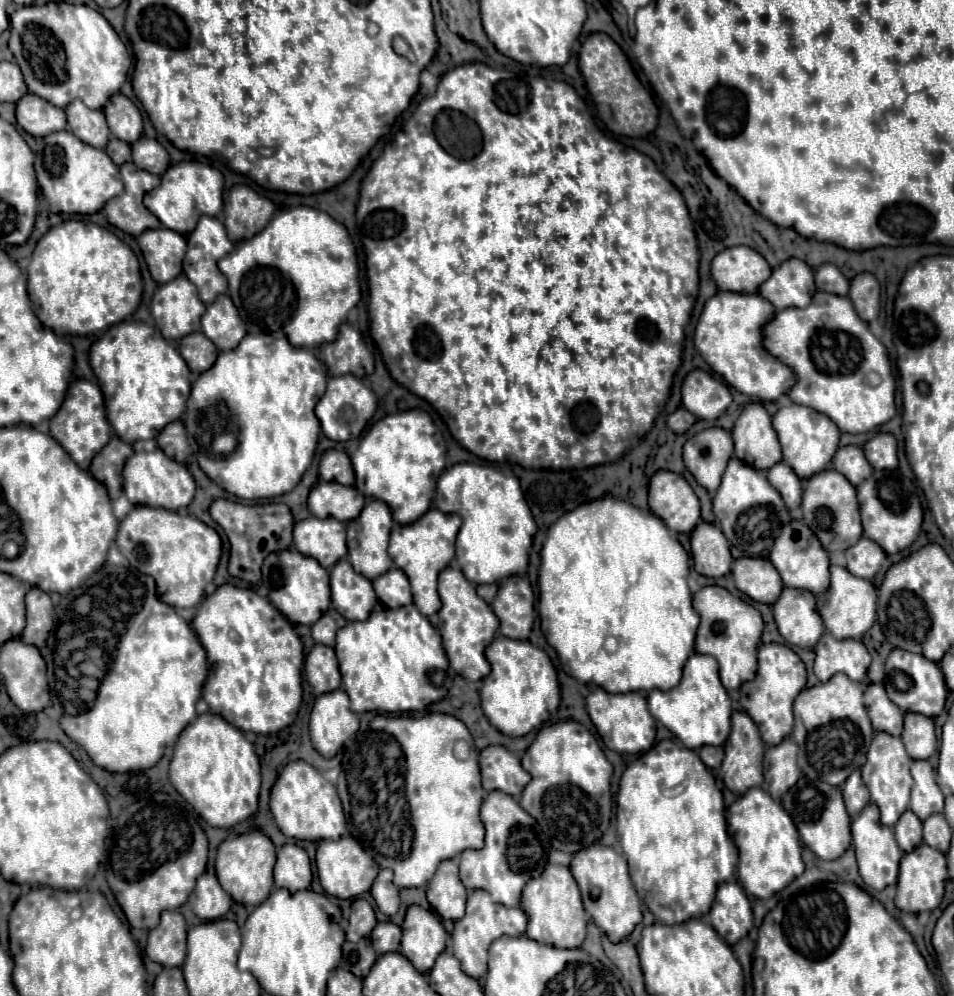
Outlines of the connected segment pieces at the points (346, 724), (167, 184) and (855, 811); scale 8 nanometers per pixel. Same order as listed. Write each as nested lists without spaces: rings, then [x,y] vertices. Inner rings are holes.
[[[344,690],[322,694],[310,714],[312,746],[324,756],[334,758],[342,744],[358,732],[358,716],[350,710],[350,698]]]
[[[180,162],[170,166],[162,176],[160,188],[154,188],[144,198],[144,206],[162,222],[164,228],[170,228],[178,234],[190,234],[198,224],[200,216],[220,216],[222,212],[222,188],[224,178],[220,170],[202,162]]]
[[[854,770],[854,774],[844,782],[842,796],[844,796],[844,802],[846,802],[848,814],[852,818],[856,818],[862,812],[862,808],[870,802],[870,792],[868,792],[866,784],[862,782],[860,770]]]

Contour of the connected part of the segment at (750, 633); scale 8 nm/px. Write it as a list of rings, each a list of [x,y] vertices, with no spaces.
[[[706,586],[694,594],[694,610],[700,614],[700,628],[696,634],[696,652],[710,654],[720,664],[720,680],[726,690],[736,690],[746,678],[754,678],[756,650],[762,634],[762,616],[760,612],[744,602],[742,598],[732,596],[726,588]]]

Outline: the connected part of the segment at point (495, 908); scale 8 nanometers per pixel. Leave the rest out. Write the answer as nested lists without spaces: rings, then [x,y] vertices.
[[[474,890],[468,896],[468,904],[466,904],[466,916],[460,918],[458,922],[454,922],[454,930],[452,930],[452,950],[454,956],[460,960],[462,970],[466,970],[466,974],[470,974],[472,978],[480,980],[488,966],[486,966],[486,954],[488,954],[488,946],[492,944],[492,940],[500,938],[500,936],[522,936],[526,930],[526,914],[520,906],[508,908],[508,906],[498,906],[496,902],[490,900],[490,894],[486,894],[486,890]]]

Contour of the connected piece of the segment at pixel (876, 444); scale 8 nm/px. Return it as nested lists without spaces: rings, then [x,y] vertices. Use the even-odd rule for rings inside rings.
[[[880,432],[864,444],[864,452],[874,470],[894,470],[898,466],[896,438],[892,434]]]

